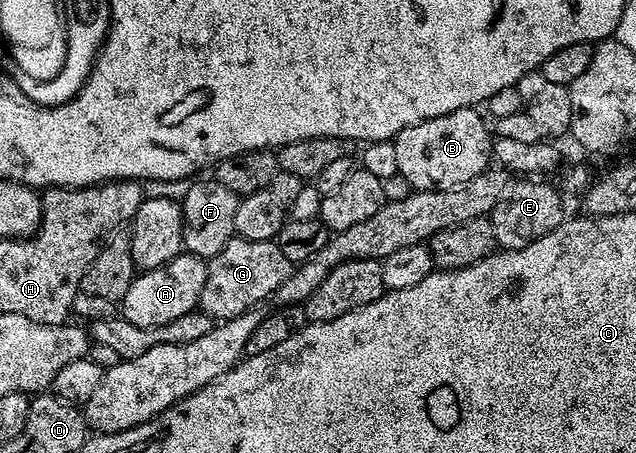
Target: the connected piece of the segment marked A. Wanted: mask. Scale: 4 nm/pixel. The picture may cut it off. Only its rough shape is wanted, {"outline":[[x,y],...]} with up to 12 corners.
{"outline":[[206,260],[140,272],[121,298],[131,325],[167,325],[200,304]]}

